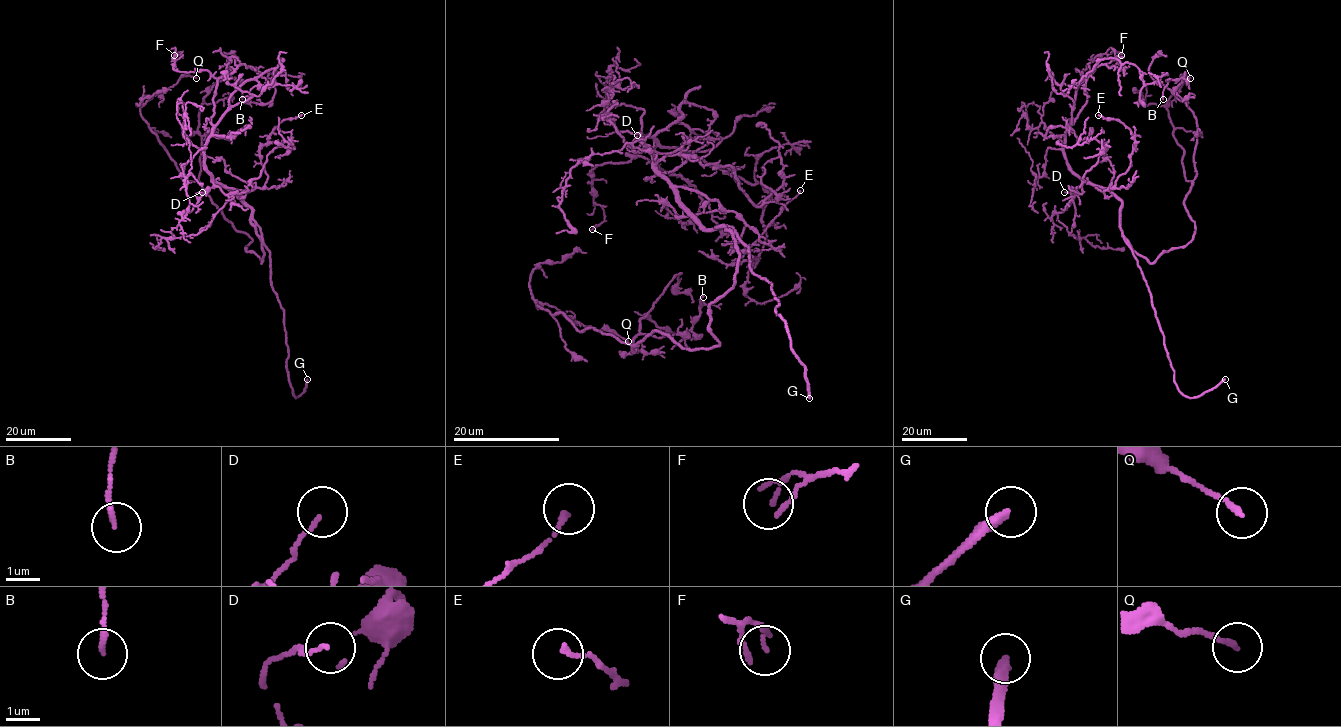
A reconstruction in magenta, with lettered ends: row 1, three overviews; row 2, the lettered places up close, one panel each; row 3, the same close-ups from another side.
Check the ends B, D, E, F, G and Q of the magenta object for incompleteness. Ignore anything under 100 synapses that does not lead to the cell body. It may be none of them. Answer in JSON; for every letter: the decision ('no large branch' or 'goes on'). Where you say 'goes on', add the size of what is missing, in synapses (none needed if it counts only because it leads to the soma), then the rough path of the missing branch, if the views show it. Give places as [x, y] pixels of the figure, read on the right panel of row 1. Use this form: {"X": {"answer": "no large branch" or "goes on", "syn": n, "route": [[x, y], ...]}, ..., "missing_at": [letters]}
{"B": {"answer": "no large branch"}, "D": {"answer": "no large branch"}, "E": {"answer": "no large branch"}, "F": {"answer": "no large branch"}, "G": {"answer": "goes on", "route": [[1225, 379], [1258, 356], [1258, 346], [1236, 305], [1225, 271], [1222, 234], [1214, 216]]}, "Q": {"answer": "no large branch"}, "missing_at": ["G"]}

